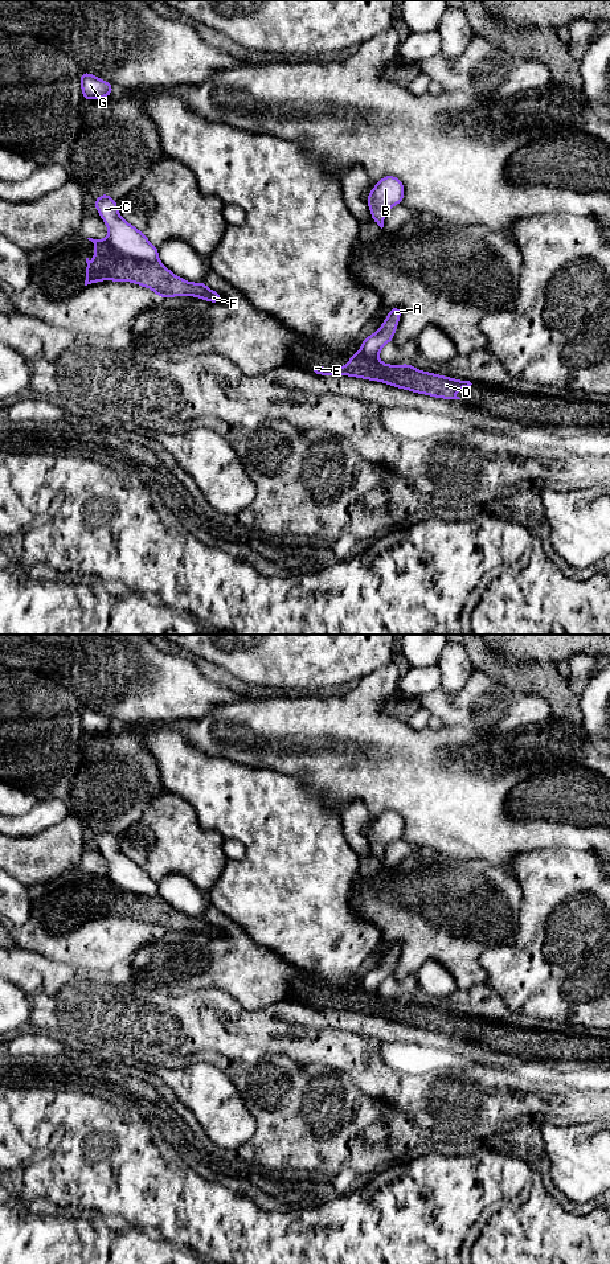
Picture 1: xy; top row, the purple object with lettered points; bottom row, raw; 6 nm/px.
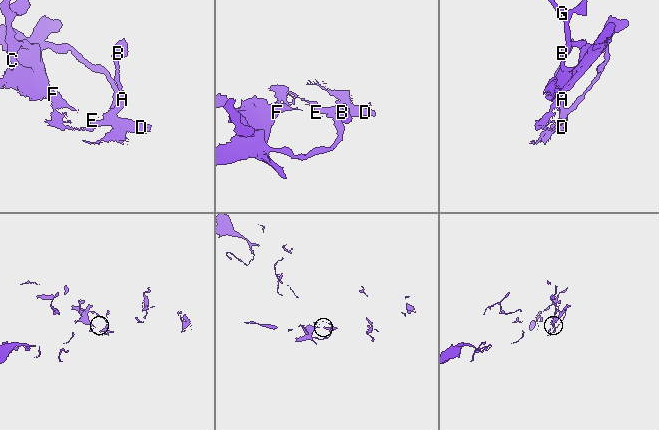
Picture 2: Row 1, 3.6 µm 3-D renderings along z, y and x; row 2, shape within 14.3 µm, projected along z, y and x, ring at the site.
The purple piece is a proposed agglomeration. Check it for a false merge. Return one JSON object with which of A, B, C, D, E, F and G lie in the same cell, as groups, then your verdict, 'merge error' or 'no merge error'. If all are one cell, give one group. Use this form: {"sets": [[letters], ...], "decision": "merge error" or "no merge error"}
{"sets": [["A", "B", "C", "G"], ["D", "E", "F"]], "decision": "merge error"}

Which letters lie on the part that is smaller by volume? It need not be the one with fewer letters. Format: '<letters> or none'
D, E, F

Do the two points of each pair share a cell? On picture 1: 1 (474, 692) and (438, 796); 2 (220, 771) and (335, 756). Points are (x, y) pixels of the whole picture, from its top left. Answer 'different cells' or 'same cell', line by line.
1: different cells
2: different cells

